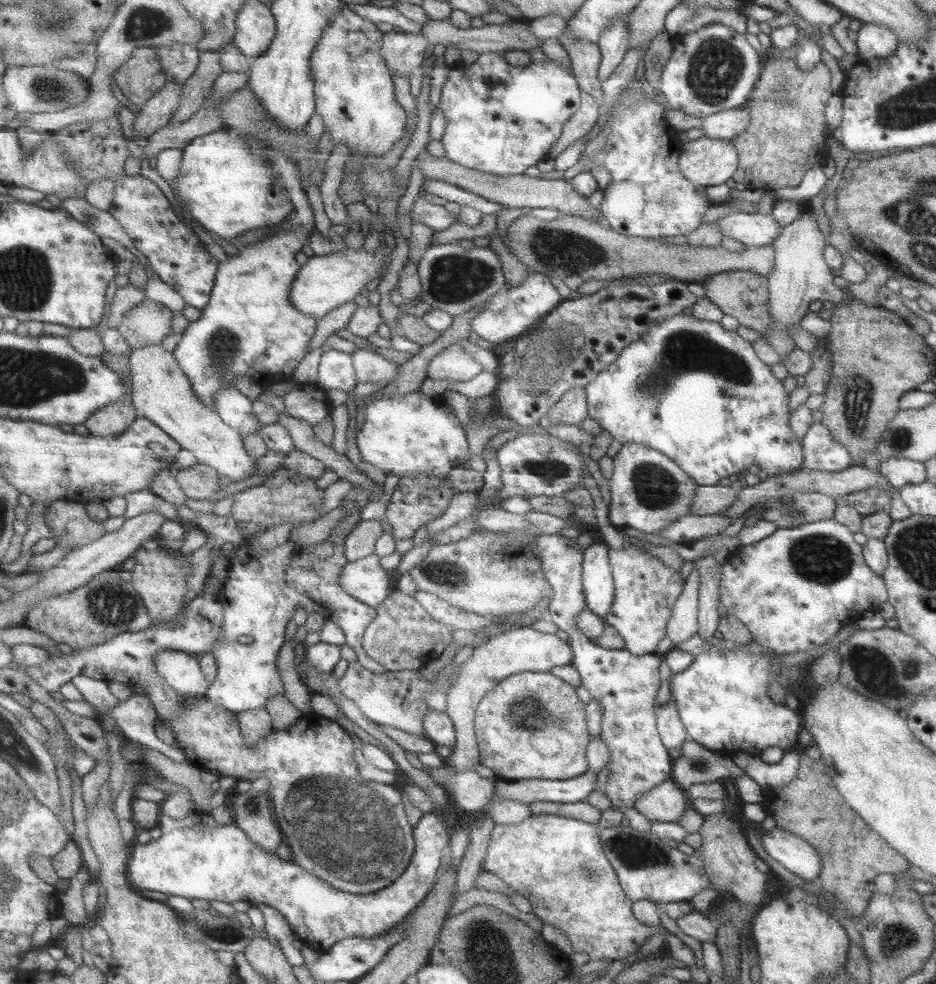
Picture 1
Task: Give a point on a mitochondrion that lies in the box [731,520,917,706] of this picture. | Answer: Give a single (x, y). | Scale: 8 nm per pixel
(822, 558)

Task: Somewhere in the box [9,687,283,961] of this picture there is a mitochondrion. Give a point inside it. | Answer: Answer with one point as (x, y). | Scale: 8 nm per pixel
(206, 930)

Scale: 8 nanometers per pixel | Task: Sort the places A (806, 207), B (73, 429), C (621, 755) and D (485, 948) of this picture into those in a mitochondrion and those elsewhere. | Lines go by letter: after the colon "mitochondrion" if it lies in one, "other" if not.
A: other
B: other
C: other
D: mitochondrion

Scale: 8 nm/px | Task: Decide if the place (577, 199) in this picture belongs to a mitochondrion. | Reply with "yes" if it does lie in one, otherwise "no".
no

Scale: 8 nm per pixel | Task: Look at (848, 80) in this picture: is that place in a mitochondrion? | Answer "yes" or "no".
no

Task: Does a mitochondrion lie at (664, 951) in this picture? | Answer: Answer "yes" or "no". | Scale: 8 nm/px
no

